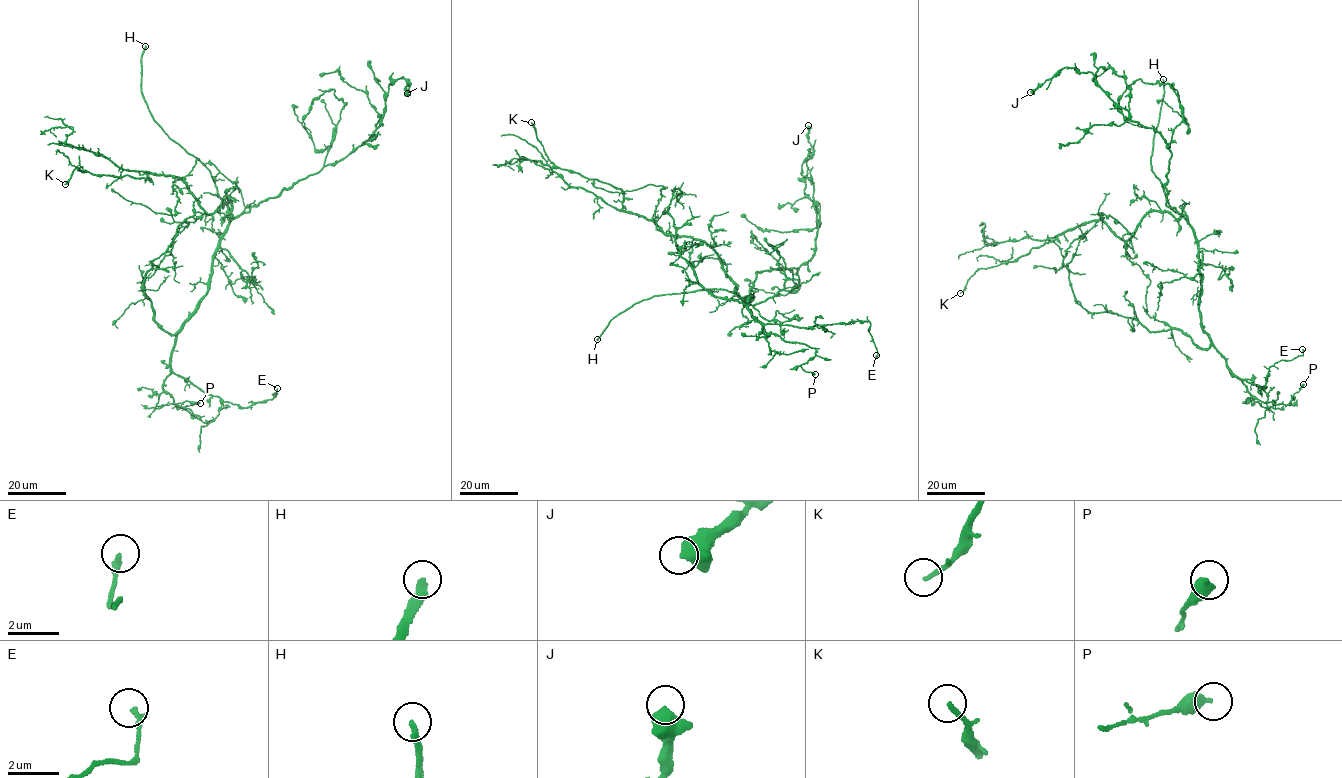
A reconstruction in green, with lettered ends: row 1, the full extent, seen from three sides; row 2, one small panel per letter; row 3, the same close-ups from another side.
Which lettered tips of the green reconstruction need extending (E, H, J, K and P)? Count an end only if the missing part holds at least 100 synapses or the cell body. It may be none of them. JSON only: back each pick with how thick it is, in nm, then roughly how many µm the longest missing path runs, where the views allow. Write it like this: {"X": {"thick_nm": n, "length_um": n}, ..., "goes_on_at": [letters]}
{"H": {"thick_nm": 260, "length_um": 20}, "goes_on_at": ["H"]}

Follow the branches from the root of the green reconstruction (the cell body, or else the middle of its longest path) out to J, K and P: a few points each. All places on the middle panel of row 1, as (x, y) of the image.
J: (744, 303), (757, 271), (798, 269), (813, 253), (819, 217), (804, 191), (806, 162), (813, 149), (808, 125)
K: (744, 303), (709, 245), (667, 234), (651, 221), (625, 212), (620, 189), (556, 167), (531, 122)
P: (744, 303), (754, 296), (748, 299), (747, 306), (764, 333), (816, 349), (815, 356), (800, 365), (815, 374)

